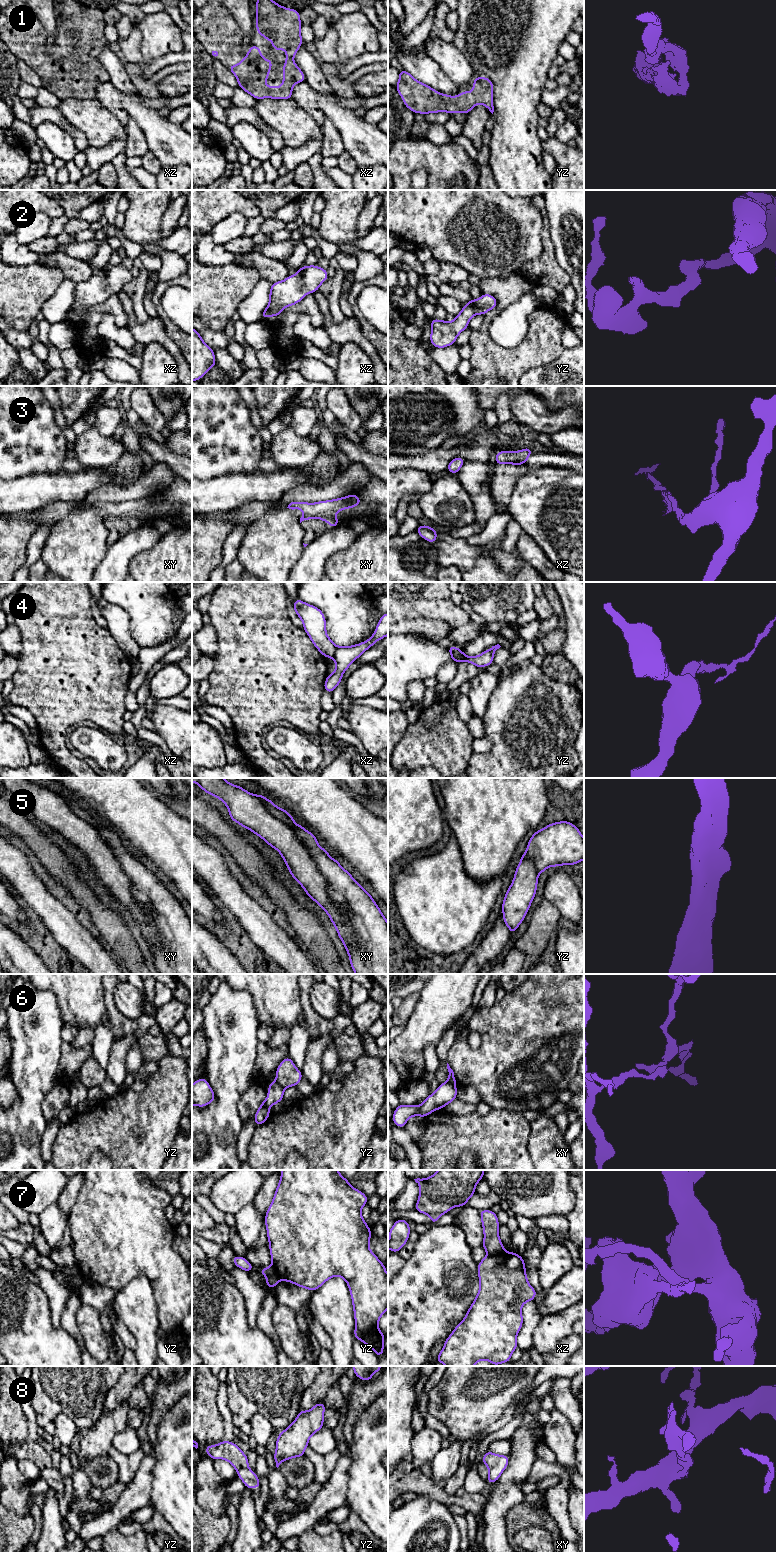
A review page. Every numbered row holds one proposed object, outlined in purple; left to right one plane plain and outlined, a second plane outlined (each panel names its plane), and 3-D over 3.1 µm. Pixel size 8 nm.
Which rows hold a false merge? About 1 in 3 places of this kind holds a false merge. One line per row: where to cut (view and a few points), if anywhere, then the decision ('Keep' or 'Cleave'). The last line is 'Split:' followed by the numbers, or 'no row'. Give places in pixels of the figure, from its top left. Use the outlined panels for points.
1: No split. Keep
2: No split. Keep
3: Split along xy (304, 514), (310, 516), (333, 515). Cleave
4: Split along xz (338, 646), (332, 657). Cleave
5: Split along xy (255, 795), (304, 844), (329, 897), (344, 910), (354, 949). Cleave
6: Split along xy (446, 1081), (455, 1085). Cleave
7: Split along xz (504, 1251), (488, 1256). Cleave
8: No split. Keep
Split: 3, 4, 5, 6, 7

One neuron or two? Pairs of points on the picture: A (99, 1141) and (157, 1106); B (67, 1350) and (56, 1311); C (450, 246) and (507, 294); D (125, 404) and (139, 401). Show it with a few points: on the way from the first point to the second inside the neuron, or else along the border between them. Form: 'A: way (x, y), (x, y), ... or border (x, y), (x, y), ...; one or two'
A: way (113, 1127), (136, 1127), (143, 1120); one
B: border (49, 1305), (52, 1324), (58, 1328); two
C: border (500, 276), (485, 276), (480, 279); two
D: border (129, 396), (132, 407); two

